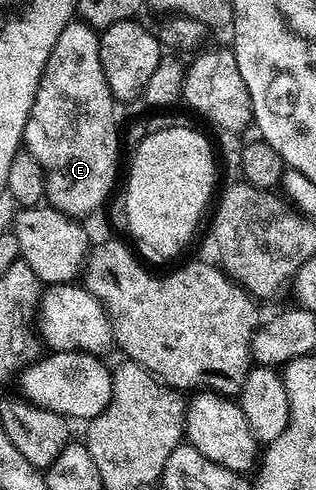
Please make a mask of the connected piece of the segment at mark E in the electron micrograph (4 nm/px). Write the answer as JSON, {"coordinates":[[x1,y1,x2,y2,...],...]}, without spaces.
{"coordinates":[[74,18,67,26,63,26,63,34,59,34,55,50,51,50,43,66,35,102,31,106,31,114,25,127,23,148,37,159,39,166,45,171,48,203,66,216,74,218,85,218,81,216,95,211,101,203,104,205,110,199,109,191,117,180,119,128,117,132,117,116,113,113,115,101,103,74,103,62,99,62,100,41,98,29,80,18]]}

